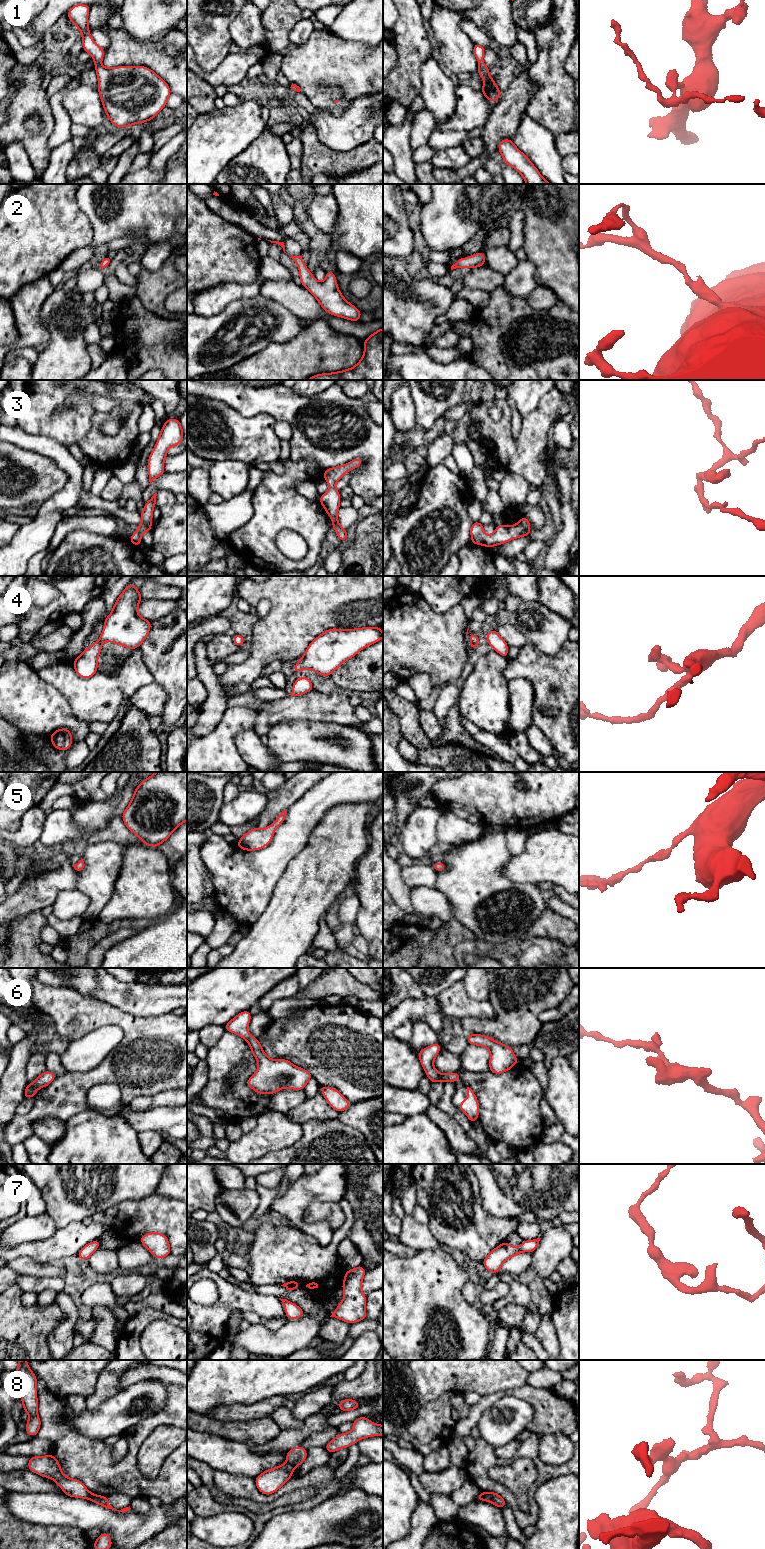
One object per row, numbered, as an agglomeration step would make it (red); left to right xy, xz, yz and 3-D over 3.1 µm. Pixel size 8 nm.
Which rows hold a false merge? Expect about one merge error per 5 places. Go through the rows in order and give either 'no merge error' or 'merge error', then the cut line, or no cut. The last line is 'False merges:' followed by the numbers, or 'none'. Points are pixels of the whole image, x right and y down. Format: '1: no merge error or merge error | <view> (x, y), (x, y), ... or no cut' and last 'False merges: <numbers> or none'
1: no merge error | no cut
2: no merge error | no cut
3: no merge error | no cut
4: no merge error | no cut
5: no merge error | no cut
6: no merge error | no cut
7: no merge error | no cut
8: merge error | xz (287, 1461), (294, 1467)
False merges: 8

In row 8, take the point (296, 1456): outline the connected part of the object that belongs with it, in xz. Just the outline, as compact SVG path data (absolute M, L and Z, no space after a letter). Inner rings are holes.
M296 1446L292 1448L286 1454L287 1462L294 1468L301 1465L307 1457L307 1449L302 1446Z

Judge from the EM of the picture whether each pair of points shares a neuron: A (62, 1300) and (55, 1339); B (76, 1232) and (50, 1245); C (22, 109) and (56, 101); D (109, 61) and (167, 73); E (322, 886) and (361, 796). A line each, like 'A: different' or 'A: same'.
A: same
B: same
C: different
D: same
E: different

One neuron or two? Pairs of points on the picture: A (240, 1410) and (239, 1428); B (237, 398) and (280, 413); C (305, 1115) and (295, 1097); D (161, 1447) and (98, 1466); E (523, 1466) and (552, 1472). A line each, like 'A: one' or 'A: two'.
A: two
B: one
C: two
D: two
E: two

